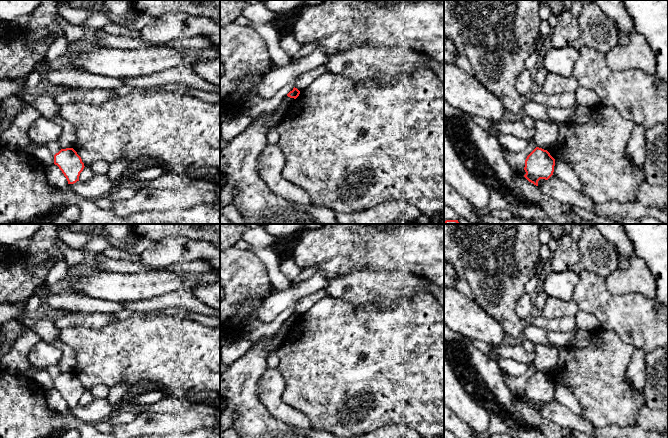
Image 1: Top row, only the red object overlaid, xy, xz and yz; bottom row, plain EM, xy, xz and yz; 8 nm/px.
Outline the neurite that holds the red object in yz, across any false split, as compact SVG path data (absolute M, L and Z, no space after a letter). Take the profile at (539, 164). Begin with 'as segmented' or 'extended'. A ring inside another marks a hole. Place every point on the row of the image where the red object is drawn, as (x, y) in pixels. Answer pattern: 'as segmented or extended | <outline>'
as segmented | M536 147L526 158L524 177L538 186L540 179L548 180L554 172L555 159L547 150Z

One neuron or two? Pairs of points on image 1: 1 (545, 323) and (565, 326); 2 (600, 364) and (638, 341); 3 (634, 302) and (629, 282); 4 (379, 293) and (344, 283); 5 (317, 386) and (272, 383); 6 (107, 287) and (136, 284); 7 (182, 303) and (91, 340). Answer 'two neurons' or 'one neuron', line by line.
1: one neuron
2: two neurons
3: two neurons
4: one neuron
5: two neurons
6: one neuron
7: two neurons

